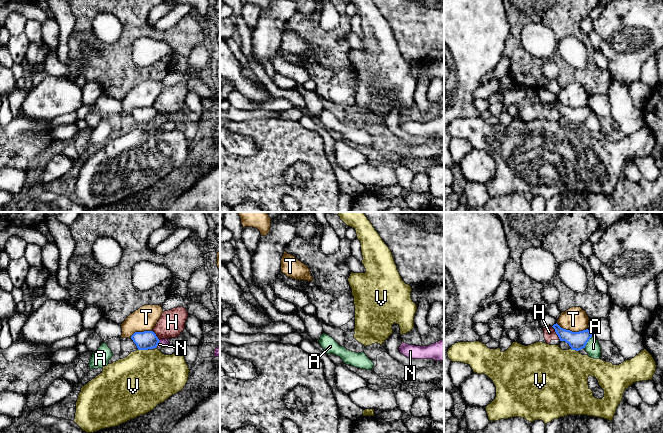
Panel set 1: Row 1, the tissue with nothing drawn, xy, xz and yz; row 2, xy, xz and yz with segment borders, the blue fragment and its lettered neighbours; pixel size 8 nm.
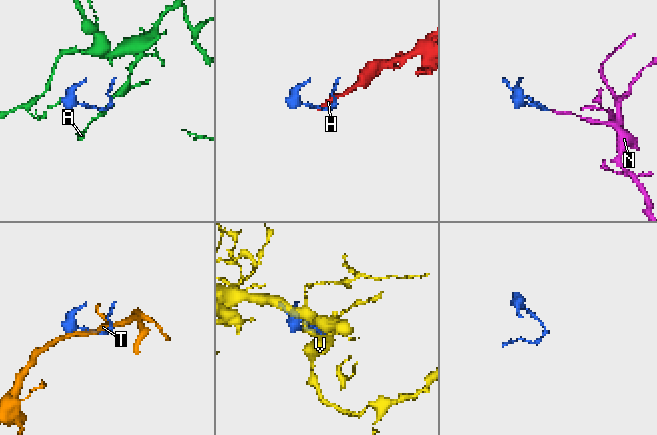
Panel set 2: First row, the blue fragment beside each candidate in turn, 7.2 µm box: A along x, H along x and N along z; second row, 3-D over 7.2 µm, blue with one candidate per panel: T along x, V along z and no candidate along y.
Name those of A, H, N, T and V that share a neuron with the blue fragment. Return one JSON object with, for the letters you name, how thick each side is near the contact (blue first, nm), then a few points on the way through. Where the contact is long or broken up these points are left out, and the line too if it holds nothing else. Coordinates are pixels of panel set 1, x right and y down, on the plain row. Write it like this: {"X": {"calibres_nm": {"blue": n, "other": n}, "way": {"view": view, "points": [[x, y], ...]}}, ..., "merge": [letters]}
{"N": {"calibres_nm": {"blue": 150, "other": 50}, "way": {"view": "xy", "points": [[145, 116], [158, 118], [162, 118]]}}, "merge": ["N"]}

